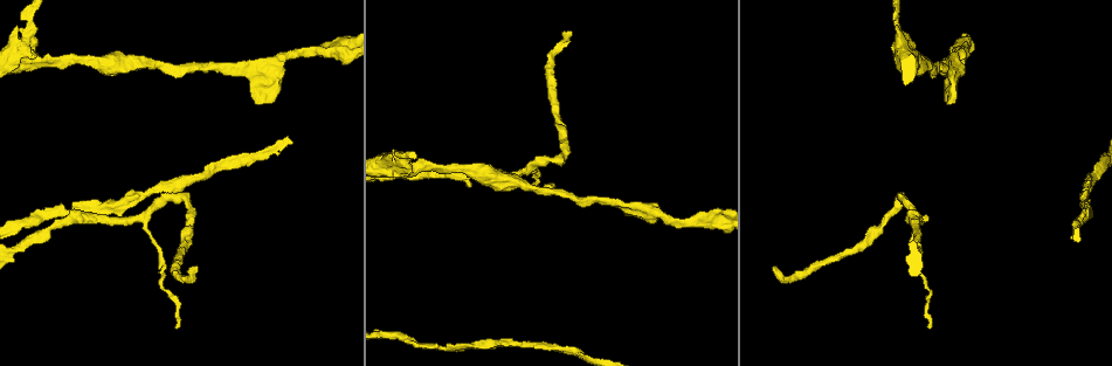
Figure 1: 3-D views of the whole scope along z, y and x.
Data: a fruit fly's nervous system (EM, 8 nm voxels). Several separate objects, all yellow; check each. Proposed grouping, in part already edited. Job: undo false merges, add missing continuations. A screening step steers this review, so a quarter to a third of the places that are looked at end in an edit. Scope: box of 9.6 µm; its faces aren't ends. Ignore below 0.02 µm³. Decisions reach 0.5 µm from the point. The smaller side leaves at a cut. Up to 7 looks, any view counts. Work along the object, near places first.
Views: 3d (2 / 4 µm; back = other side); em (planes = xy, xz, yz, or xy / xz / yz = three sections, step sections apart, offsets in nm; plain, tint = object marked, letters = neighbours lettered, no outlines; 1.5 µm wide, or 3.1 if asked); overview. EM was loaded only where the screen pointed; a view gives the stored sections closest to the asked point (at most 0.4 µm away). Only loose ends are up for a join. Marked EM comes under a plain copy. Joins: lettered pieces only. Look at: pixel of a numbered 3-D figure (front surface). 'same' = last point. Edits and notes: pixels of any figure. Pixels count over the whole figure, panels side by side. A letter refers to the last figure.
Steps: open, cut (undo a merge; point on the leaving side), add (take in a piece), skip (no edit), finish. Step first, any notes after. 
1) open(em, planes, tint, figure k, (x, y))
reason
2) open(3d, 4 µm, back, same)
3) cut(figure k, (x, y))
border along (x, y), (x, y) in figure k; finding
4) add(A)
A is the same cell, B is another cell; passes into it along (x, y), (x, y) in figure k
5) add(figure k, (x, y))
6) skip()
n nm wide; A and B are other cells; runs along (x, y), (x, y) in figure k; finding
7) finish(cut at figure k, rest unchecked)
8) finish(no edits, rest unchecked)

open(3d, 4 µm, figure 1, (140, 195))
a narrow waist

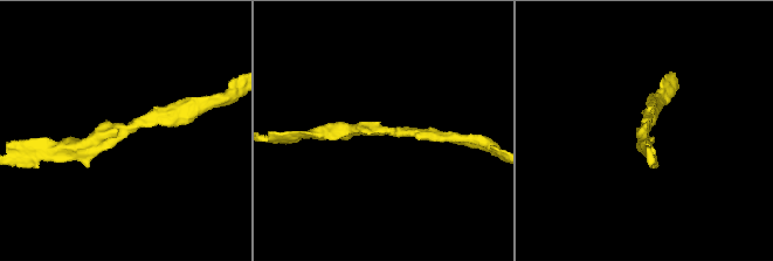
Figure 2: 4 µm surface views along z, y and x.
open(em, planes, tint, figure 2, (644, 126))
arms of 200, 200 nm

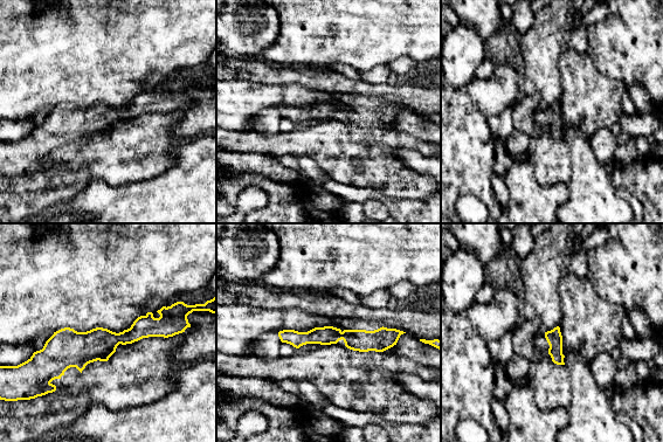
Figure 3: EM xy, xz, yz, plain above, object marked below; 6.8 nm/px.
open(em, planes, letters, same)
see the neighbours

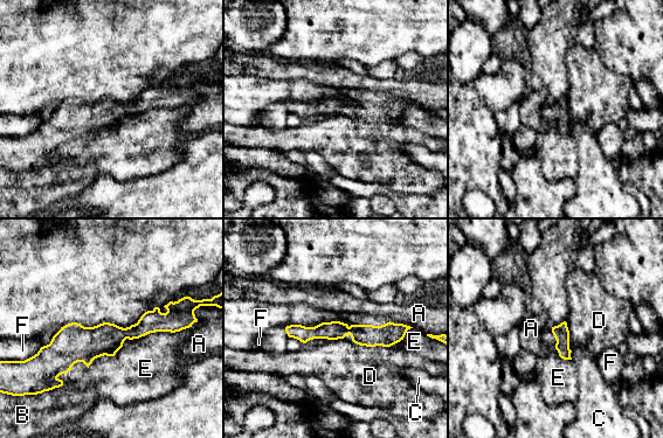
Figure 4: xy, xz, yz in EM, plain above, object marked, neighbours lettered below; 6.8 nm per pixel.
skip()
110 nm wide; A, B, C, D, E and F are other cells; runs along (174, 325), (39, 355) in figure 4; one cell here

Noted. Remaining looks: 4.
open(em, planes, letters, figure 1, (899, 26))
thick turns thin

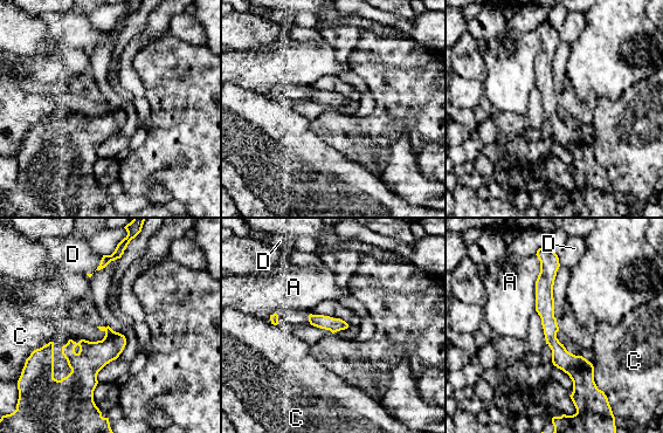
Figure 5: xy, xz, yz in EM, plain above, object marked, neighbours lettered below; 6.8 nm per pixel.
skip()
A touches over 380 nm; A, C and D are other cells; border along (536, 254), (539, 274), (534, 309) in figure 5; one cell here

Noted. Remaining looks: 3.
open(3d, 4 µm, figure 1, (175, 329))

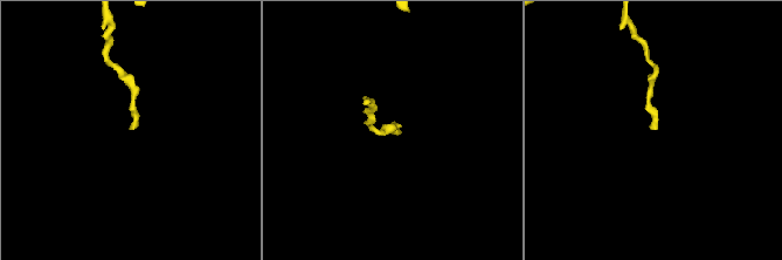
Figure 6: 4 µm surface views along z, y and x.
open(em, xz, step 4, letters, figure 6, (395, 134))

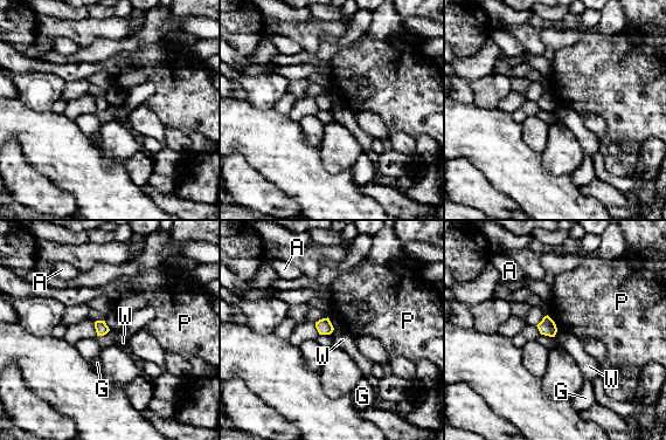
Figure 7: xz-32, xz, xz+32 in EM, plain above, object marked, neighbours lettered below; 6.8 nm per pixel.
skip()
P touches over 140 nm; A, G, P and W are other cells; border along (334, 329), (330, 334) in figure 7; none of them fits

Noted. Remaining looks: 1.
finish(no edits, rest unchecked)

